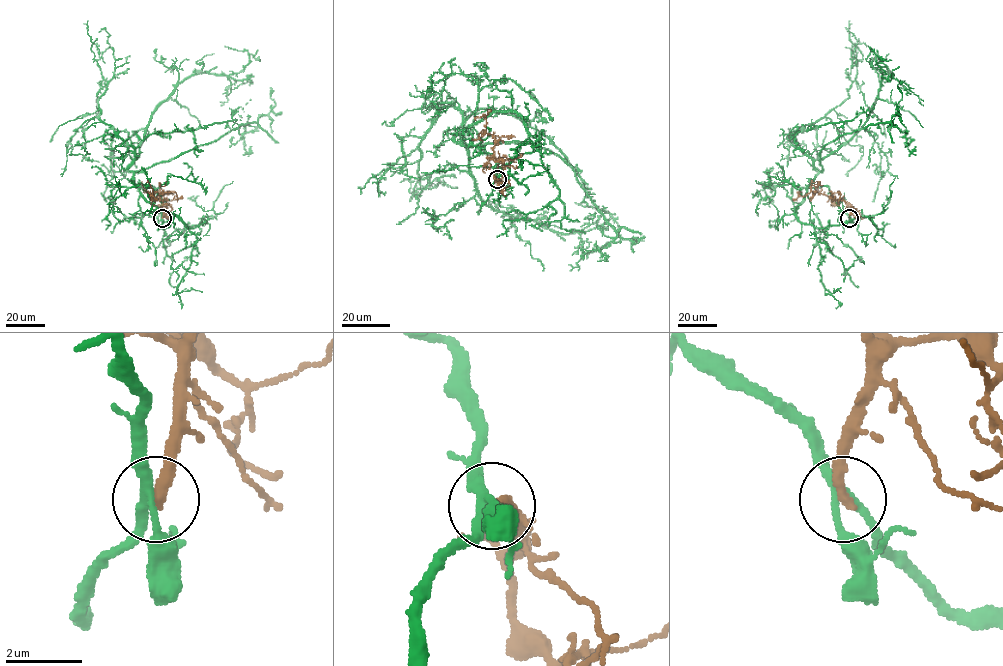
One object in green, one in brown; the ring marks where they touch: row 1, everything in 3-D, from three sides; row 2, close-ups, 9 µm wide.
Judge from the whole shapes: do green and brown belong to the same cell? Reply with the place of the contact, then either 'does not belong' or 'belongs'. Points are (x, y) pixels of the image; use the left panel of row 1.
at (162, 218); does not belong

